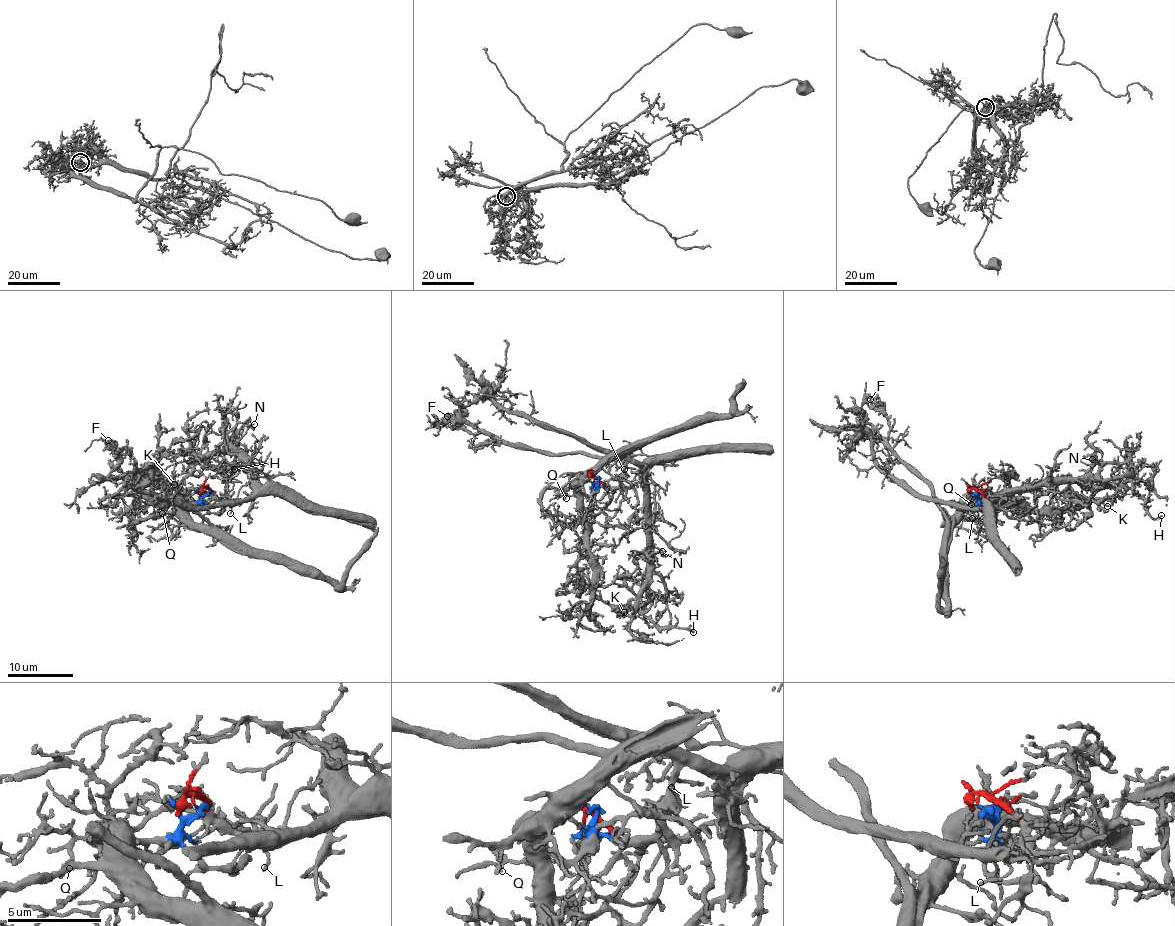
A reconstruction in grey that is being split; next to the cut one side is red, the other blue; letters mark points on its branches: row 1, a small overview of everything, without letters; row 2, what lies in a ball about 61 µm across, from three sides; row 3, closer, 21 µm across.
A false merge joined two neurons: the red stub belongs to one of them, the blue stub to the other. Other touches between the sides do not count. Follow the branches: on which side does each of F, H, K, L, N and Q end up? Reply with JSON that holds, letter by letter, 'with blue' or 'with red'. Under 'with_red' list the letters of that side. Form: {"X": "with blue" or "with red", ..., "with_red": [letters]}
{"F": "with blue", "H": "with red", "K": "with blue", "L": "with red", "N": "with red", "Q": "with blue", "with_red": ["H", "L", "N"]}

